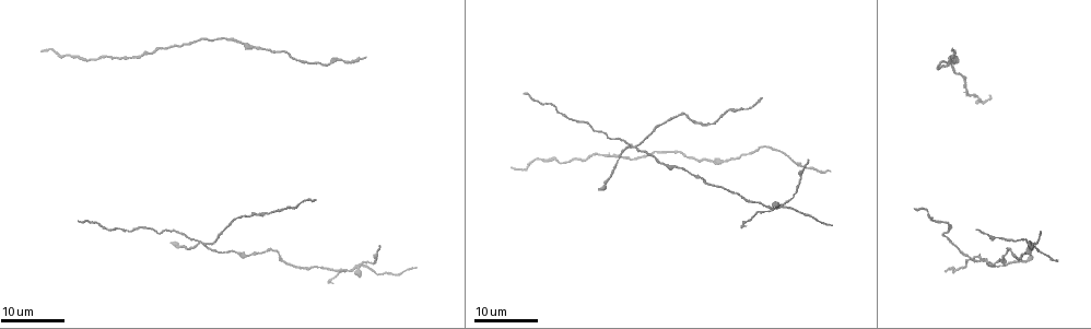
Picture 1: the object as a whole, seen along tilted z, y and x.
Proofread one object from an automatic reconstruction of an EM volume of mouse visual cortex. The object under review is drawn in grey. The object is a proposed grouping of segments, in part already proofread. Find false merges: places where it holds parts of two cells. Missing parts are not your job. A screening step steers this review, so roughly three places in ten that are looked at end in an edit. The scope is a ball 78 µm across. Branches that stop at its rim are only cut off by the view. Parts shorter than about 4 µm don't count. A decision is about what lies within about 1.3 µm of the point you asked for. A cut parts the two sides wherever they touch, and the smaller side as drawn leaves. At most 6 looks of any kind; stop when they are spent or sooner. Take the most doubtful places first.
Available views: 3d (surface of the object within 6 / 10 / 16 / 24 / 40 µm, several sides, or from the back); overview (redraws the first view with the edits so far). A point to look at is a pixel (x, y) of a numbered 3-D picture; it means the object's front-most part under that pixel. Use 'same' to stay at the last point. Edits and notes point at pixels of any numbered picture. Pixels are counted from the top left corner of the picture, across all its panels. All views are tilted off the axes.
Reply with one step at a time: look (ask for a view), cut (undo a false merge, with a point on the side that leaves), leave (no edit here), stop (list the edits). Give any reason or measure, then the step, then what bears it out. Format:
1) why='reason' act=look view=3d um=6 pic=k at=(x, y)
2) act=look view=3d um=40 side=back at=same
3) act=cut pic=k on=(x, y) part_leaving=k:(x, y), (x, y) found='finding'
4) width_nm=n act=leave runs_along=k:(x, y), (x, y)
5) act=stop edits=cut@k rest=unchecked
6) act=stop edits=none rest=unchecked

why='four arms meet' act=look view=3d um=24 pic=1 at=(635, 145)

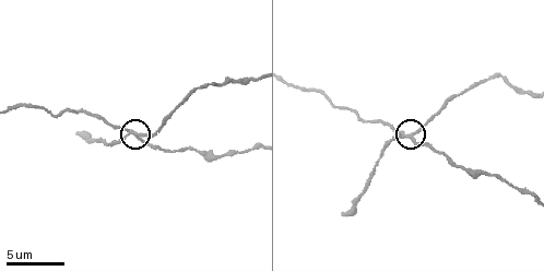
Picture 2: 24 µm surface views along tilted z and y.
act=look view=3d um=10 pic=2 at=(136, 136)

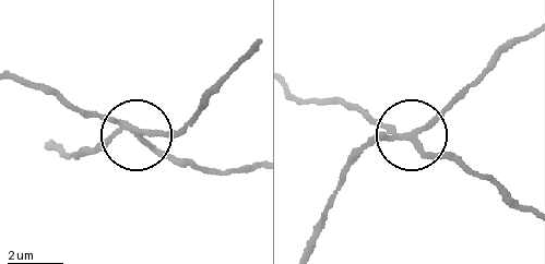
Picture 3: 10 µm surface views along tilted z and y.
width_nm=190 act=cut pic=3 on=(164, 132) part_leaving=3:(133, 129), (182, 126), (250, 50) found='two cells meet here'

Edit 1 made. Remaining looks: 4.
act=look view=overview

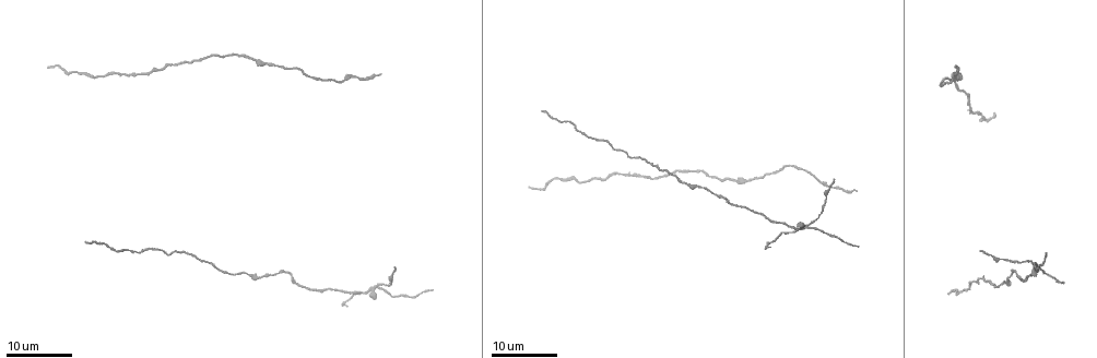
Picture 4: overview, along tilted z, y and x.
why='branch point' act=look view=3d um=24 pic=4 at=(368, 292)

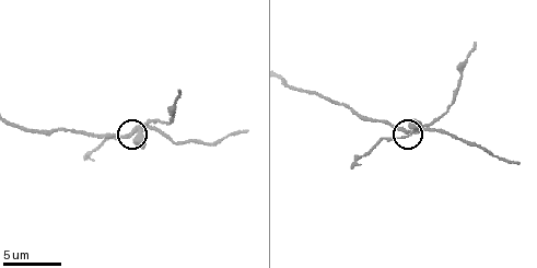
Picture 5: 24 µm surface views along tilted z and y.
act=look view=3d um=10 pic=5 at=(405, 137)

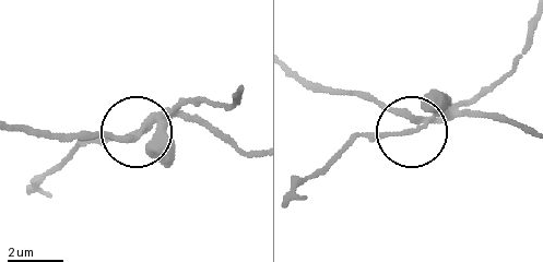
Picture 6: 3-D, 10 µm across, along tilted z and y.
width_nm=150 act=cut pic=6 on=(186, 104) part_leaving=6:(157, 116), (226, 104), (233, 95) found='a second cell is stuck on'

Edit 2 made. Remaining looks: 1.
act=look view=3d um=10 pic=2 at=(525, 191)

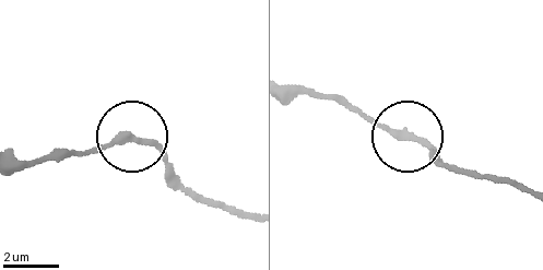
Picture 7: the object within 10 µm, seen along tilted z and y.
width_nm=230 act=leave runs_along=7:(404, 128), (411, 141), (449, 167) found='all the same cell'

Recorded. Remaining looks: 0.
act=stop edits=cut@3,cut@6 rest=unchecked

